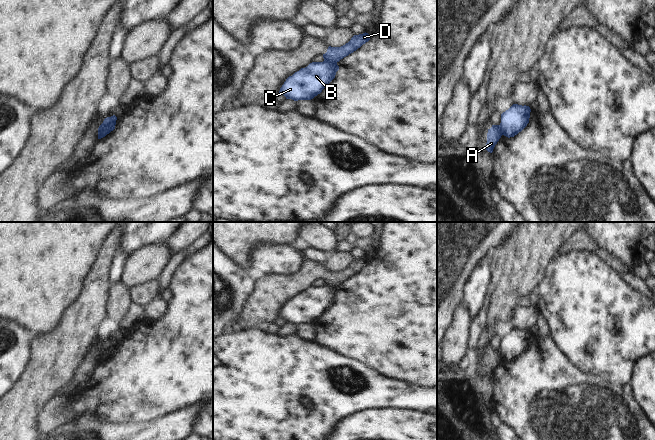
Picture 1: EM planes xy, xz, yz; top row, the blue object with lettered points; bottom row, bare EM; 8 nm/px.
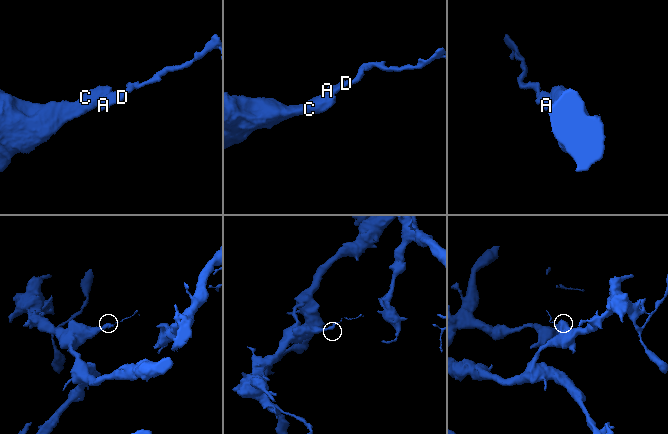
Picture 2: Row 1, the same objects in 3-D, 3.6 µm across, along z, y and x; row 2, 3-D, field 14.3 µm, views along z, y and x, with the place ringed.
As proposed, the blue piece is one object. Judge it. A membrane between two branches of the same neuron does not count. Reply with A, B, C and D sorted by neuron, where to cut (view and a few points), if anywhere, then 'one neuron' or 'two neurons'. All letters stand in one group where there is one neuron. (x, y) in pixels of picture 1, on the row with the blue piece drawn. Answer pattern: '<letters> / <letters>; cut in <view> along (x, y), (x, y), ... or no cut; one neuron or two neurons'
A D / B C; cut in xy along (115, 121), (106, 124), (98, 132); two neurons

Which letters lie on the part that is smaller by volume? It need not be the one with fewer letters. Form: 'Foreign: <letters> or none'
Foreign: A, D.

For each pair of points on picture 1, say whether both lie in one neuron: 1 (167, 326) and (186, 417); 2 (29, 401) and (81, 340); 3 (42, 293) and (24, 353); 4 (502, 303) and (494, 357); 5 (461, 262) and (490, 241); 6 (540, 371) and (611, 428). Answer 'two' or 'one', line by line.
1: two
2: one
3: two
4: one
5: one
6: one

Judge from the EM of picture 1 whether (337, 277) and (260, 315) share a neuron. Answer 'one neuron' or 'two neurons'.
one neuron

